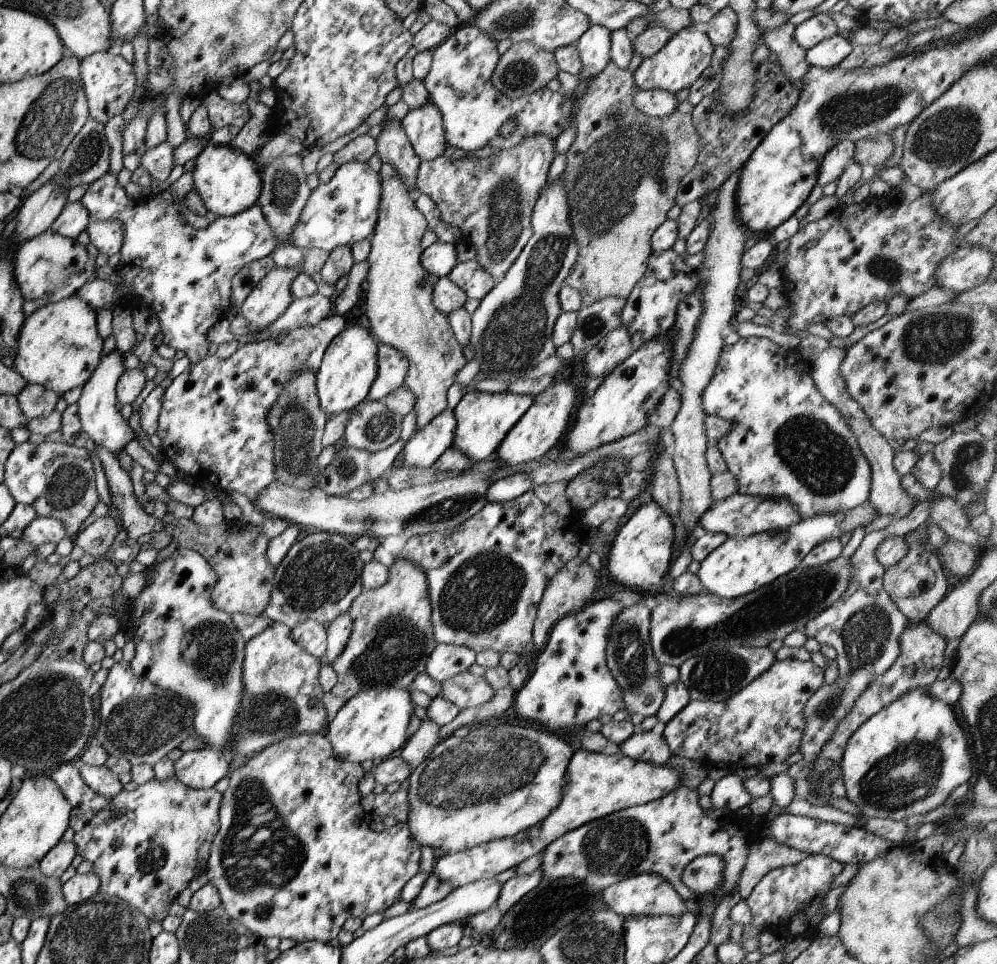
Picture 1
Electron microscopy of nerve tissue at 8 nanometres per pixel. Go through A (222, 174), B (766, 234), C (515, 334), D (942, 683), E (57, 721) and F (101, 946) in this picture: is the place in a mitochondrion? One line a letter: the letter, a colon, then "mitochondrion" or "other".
A: other
B: other
C: mitochondrion
D: other
E: mitochondrion
F: mitochondrion

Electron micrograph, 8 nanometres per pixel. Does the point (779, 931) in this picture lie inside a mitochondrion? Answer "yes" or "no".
no

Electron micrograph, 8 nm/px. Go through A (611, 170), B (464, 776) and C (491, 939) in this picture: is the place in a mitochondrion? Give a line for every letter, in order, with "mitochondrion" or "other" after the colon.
A: mitochondrion
B: mitochondrion
C: other

